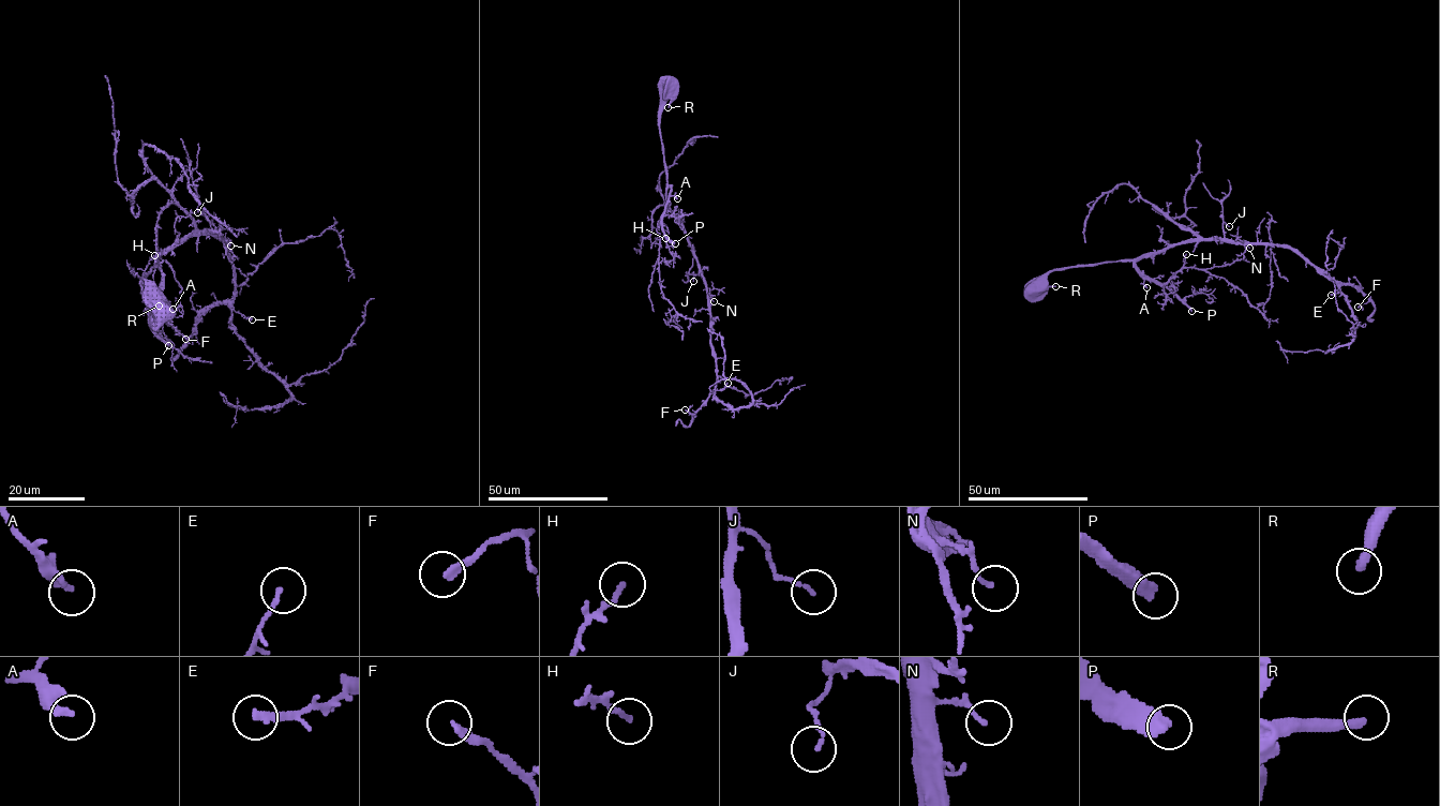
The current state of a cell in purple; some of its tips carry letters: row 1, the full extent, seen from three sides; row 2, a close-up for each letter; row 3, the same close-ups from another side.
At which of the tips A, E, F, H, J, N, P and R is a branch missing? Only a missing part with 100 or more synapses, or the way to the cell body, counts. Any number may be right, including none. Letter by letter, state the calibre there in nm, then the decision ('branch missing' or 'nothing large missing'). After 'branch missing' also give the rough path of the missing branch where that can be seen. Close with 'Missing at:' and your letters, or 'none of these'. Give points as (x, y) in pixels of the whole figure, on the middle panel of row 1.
A: calibre 280 nm; nothing large missing
E: calibre 160 nm; nothing large missing
F: calibre 240 nm; nothing large missing
H: calibre 160 nm; nothing large missing
J: calibre 120 nm; nothing large missing
N: calibre 130 nm; nothing large missing
P: calibre 420 nm; branch missing
R: calibre 260 nm; nothing large missing
Missing at: P

